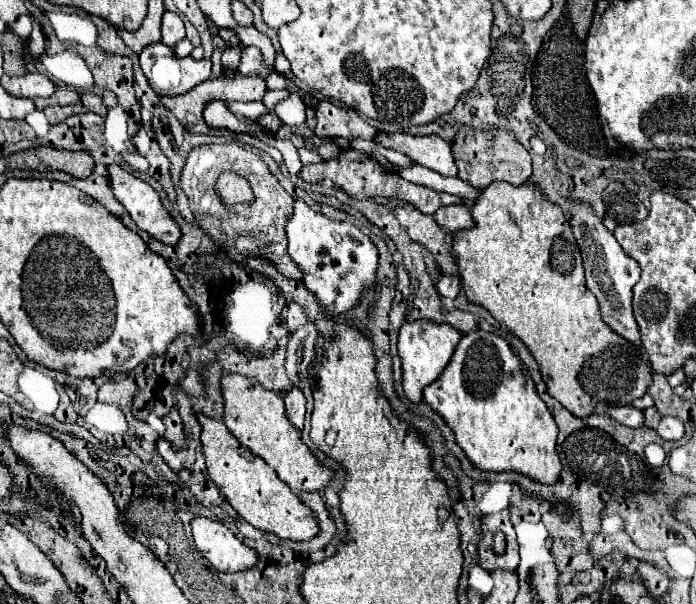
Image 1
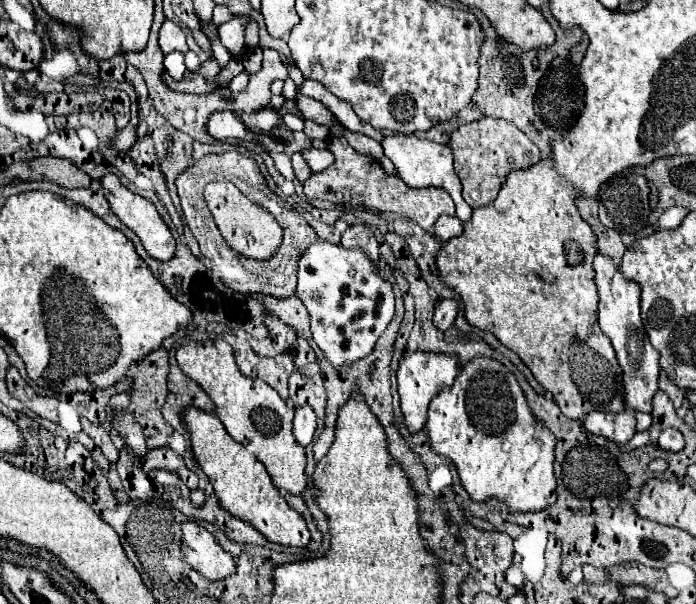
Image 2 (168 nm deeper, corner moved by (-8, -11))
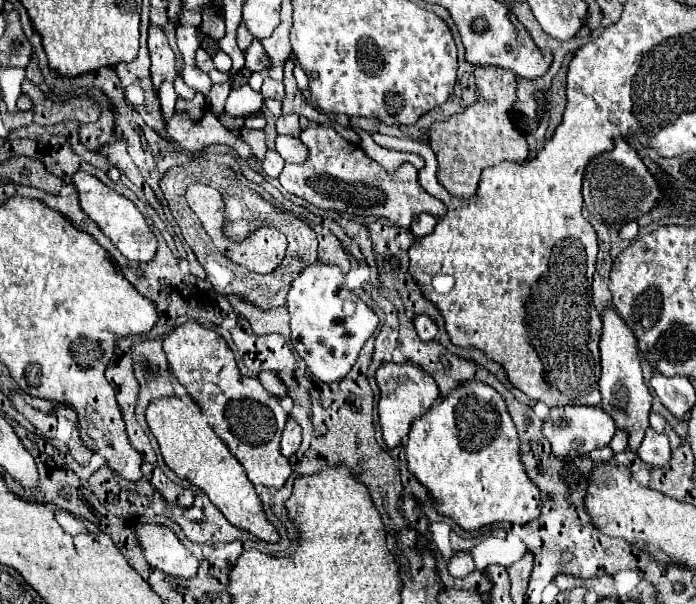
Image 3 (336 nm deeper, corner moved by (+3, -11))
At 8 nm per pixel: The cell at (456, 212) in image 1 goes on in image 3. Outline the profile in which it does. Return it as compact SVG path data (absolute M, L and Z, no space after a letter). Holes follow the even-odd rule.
M421 214L421 216L417 216L417 220L413 220L413 224L411 224L411 232L413 232L415 238L421 238L421 236L431 234L435 226L437 226L437 218L435 218L435 216Z

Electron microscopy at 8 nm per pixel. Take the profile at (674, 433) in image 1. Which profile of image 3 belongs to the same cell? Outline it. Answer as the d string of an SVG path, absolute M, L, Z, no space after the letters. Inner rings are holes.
M649 426L647 428L647 434L645 434L645 440L641 442L637 454L641 456L643 462L647 462L651 466L663 466L663 464L667 464L667 460L671 458L671 450L669 450L667 436L655 432Z

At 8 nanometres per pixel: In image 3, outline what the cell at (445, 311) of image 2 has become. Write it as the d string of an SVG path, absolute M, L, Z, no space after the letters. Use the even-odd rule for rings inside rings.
M427 314L415 316L415 330L423 342L429 342L437 336L437 324L433 324L433 318Z

